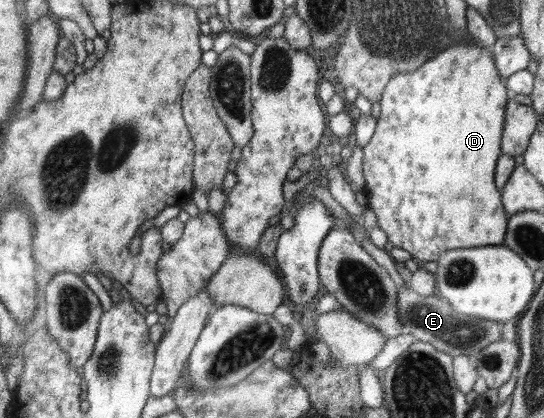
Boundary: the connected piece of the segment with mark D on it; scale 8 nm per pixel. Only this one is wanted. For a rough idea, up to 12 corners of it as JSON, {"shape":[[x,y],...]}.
{"shape":[[478,41],[395,74],[367,205],[422,264],[503,245],[505,80]]}

